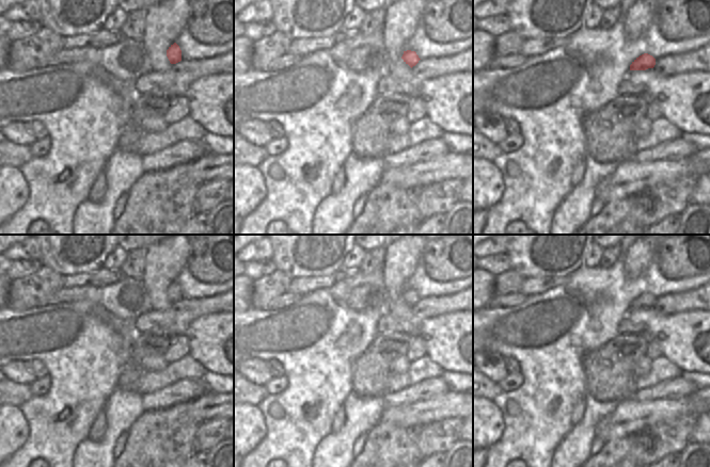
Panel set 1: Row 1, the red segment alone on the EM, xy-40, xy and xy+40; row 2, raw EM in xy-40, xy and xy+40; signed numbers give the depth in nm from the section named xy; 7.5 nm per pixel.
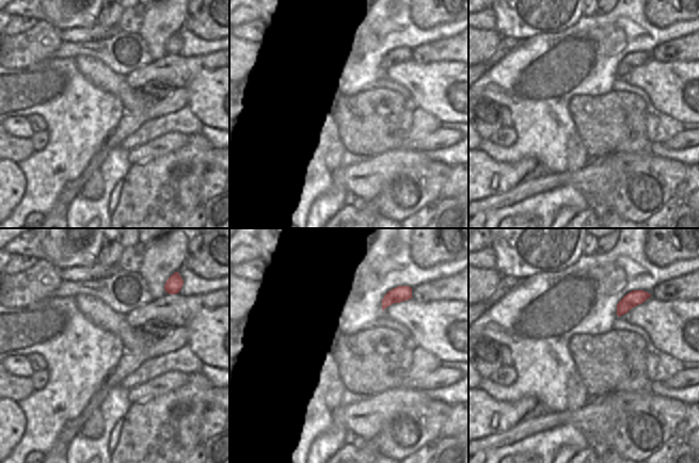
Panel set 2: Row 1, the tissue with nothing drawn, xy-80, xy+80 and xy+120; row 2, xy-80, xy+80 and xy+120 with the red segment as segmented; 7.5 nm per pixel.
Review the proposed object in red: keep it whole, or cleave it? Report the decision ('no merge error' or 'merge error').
no merge error

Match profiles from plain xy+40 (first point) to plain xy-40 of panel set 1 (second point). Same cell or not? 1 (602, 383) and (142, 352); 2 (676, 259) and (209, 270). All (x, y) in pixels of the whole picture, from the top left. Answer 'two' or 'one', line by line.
1: one
2: one

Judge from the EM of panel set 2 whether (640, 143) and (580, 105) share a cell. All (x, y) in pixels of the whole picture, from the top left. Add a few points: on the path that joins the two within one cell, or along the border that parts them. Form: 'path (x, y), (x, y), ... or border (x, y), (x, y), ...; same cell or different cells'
path (625, 134), (615, 124), (605, 124), (594, 116); same cell

